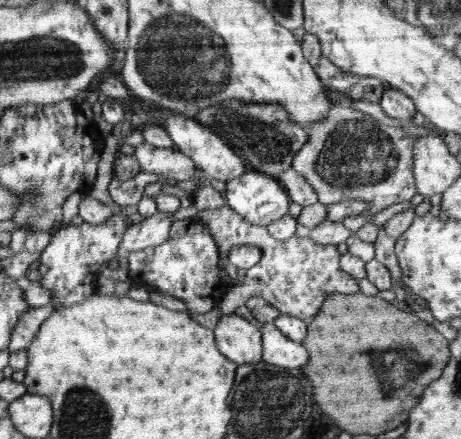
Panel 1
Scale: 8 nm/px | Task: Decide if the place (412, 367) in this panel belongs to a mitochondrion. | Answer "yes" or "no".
yes

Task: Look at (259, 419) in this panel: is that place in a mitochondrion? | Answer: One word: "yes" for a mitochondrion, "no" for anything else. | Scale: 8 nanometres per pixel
yes

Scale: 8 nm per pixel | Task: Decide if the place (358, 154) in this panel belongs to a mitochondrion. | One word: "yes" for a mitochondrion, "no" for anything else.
yes

